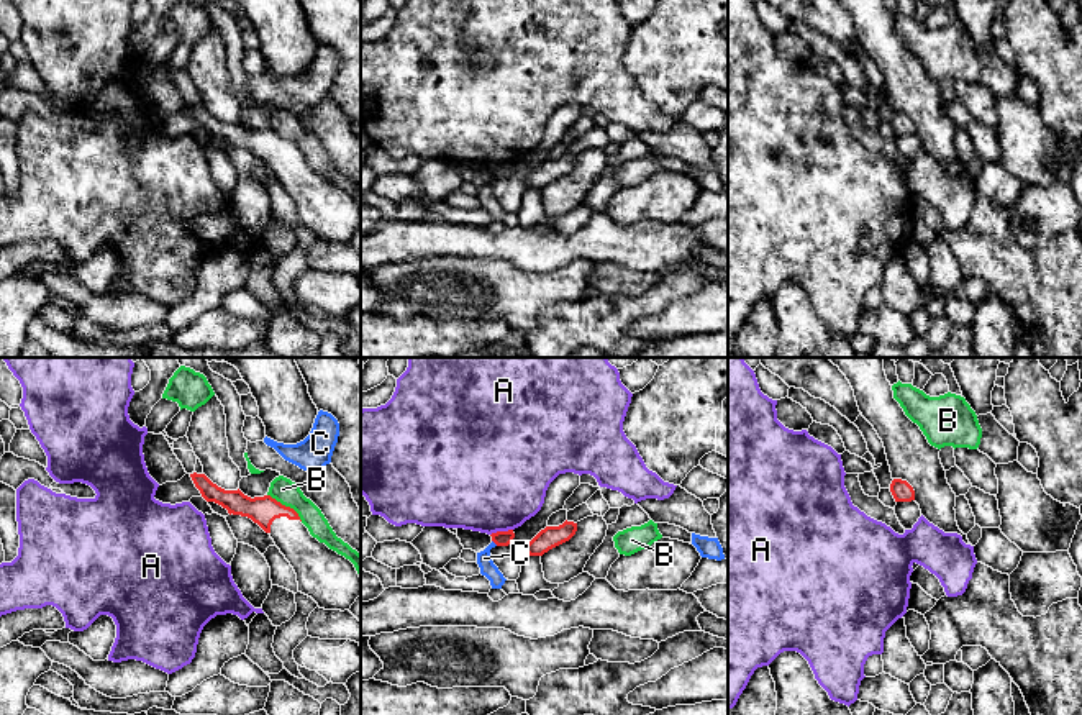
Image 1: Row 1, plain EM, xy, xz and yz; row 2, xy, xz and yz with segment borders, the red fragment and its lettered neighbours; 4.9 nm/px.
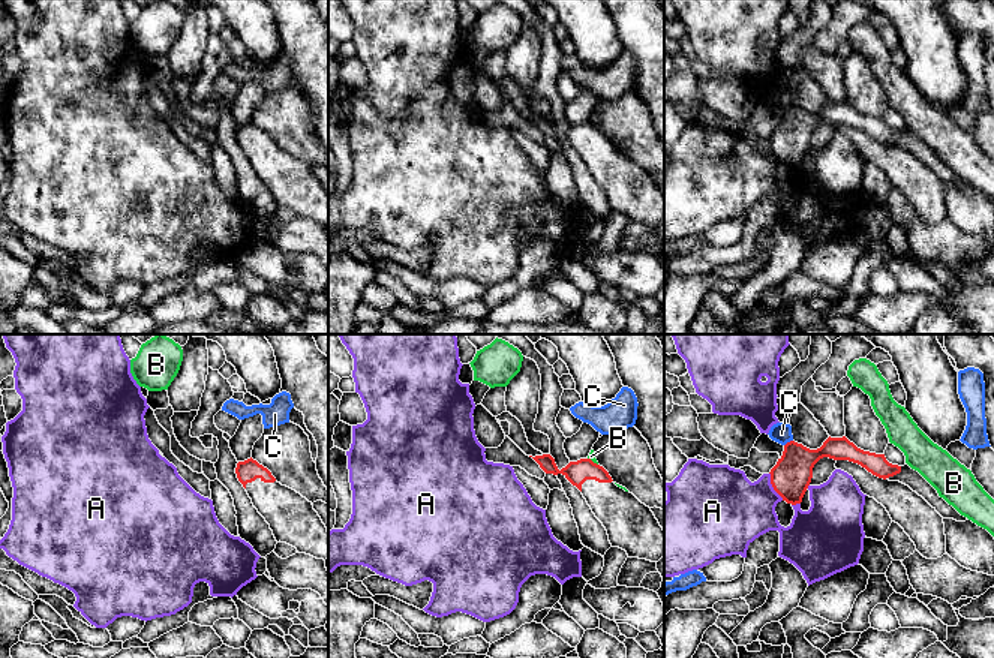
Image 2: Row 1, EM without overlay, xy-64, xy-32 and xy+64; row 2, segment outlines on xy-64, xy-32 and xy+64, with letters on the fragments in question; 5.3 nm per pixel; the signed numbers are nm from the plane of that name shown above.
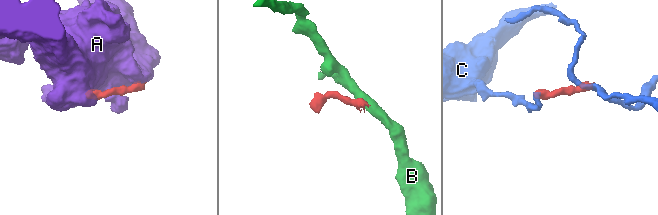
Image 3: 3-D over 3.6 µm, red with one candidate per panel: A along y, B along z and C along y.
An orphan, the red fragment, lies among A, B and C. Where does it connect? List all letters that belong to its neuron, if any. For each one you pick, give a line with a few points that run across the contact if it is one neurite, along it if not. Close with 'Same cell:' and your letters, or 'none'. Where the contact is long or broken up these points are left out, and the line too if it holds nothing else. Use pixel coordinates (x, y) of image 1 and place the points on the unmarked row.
Same cell: none

